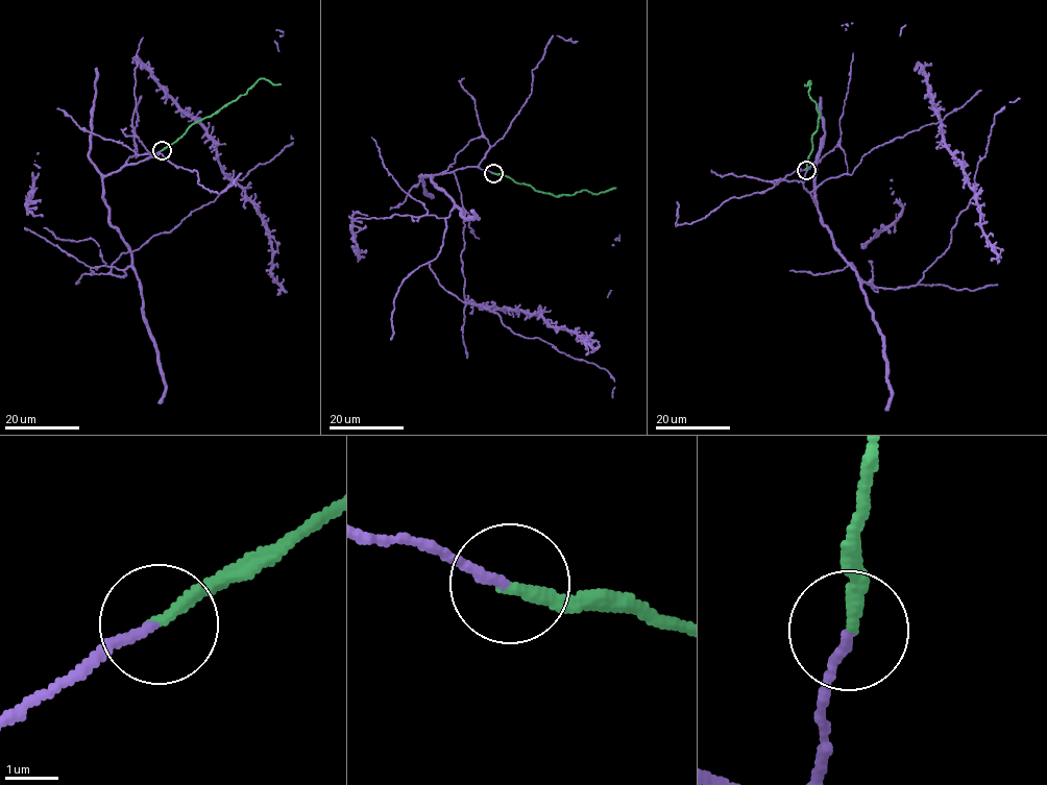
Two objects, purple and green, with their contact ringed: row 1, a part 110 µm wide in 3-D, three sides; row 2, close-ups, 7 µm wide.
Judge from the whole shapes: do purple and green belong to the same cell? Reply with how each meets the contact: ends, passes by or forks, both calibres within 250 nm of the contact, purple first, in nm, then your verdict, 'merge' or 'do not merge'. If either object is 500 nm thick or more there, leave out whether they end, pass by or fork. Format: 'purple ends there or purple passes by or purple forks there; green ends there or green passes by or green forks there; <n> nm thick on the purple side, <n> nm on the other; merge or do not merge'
purple ends there; green ends there; 170 nm thick on the purple side, 240 nm on the other; merge

